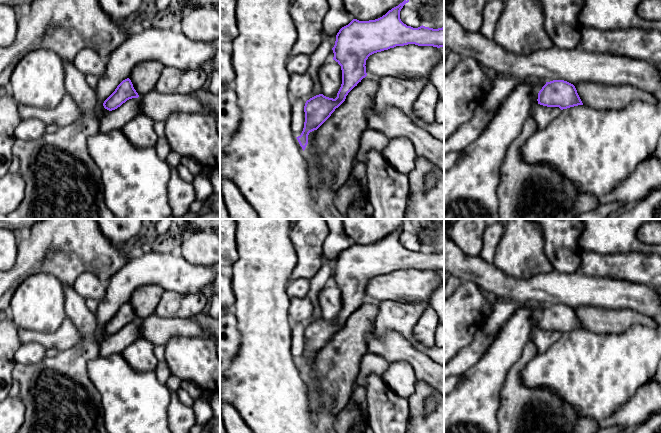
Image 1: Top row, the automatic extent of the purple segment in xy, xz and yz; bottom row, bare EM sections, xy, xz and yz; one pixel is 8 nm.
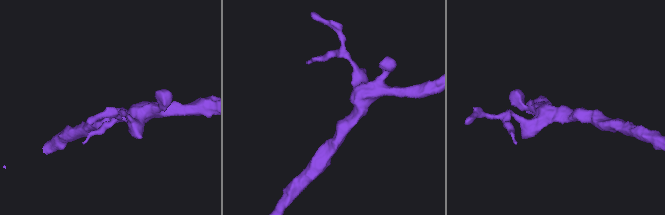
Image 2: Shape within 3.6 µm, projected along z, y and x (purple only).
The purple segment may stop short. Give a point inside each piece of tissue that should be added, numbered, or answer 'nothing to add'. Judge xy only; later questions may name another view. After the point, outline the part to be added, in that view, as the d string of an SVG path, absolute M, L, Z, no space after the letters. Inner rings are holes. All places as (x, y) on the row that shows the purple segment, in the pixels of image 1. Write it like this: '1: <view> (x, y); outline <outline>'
nothing to add

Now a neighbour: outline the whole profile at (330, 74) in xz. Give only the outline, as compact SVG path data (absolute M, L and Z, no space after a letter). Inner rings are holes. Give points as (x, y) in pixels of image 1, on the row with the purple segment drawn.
M333 59L324 63L318 71L322 94L335 99L342 84L341 66Z

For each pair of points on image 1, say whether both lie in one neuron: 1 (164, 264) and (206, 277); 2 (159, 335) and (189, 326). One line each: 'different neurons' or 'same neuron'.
1: same neuron
2: same neuron

